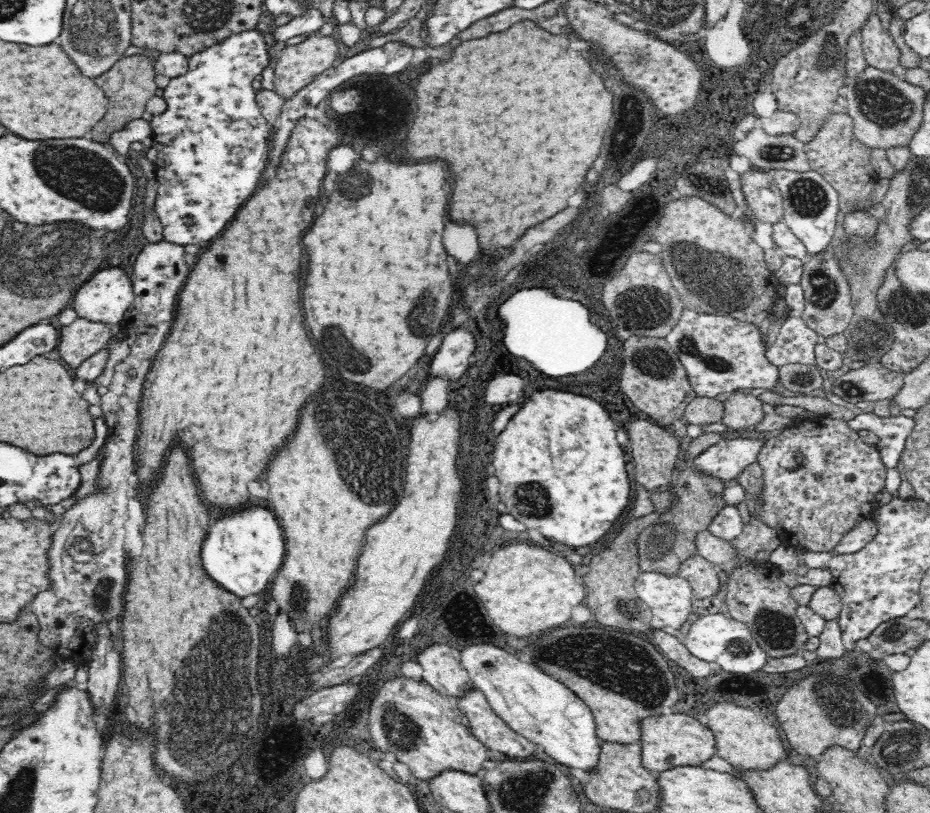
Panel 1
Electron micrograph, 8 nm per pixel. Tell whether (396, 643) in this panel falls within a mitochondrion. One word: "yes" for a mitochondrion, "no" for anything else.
no

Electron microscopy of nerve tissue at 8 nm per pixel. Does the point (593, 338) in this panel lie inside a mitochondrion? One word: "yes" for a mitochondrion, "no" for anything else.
no

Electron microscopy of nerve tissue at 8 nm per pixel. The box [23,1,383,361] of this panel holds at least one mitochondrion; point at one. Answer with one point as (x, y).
(93, 182)

